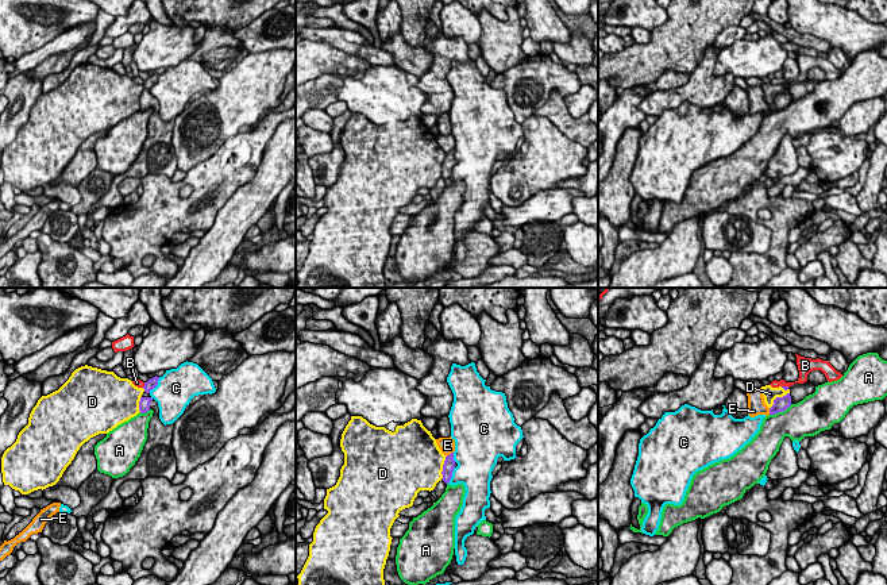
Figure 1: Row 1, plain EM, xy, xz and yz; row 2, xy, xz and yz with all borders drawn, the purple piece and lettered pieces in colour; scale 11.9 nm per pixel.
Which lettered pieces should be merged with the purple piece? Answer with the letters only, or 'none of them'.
none of them

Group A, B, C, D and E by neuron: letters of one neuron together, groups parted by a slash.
A / B / C / D / E

